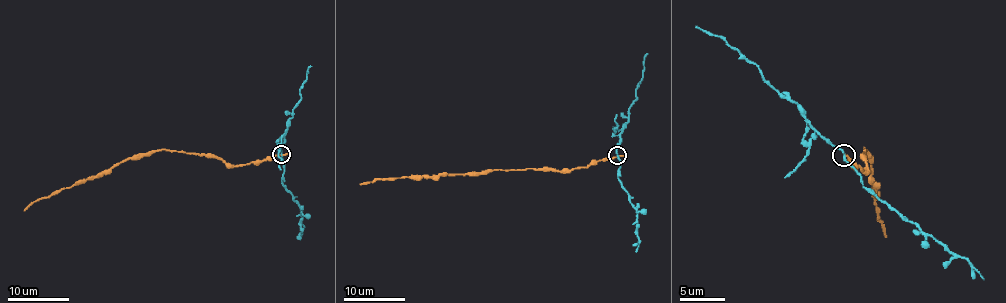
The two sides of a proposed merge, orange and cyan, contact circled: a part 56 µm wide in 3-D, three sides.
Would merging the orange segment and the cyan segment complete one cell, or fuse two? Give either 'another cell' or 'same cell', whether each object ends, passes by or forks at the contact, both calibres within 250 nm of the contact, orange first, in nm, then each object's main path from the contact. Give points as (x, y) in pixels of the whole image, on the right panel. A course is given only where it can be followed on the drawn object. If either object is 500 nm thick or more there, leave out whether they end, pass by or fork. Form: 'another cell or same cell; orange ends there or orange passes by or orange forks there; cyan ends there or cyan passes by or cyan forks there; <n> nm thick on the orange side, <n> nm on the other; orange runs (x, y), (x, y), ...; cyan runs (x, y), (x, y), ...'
another cell; orange ends there; cyan passes by; 240 nm thick on the orange side, 160 nm on the other; orange runs (845, 154), (861, 170), (865, 170), (863, 147), (870, 159), (876, 217), (885, 237); cyan runs (843, 154), (809, 123), (803, 109), (787, 100), (762, 76), (755, 65), (722, 38), (695, 26)

